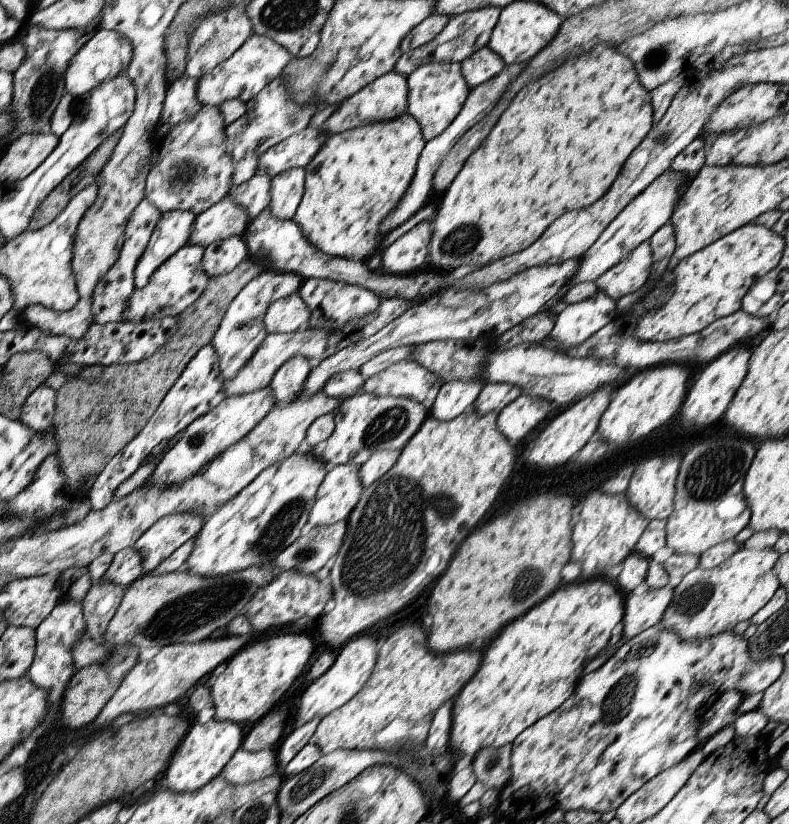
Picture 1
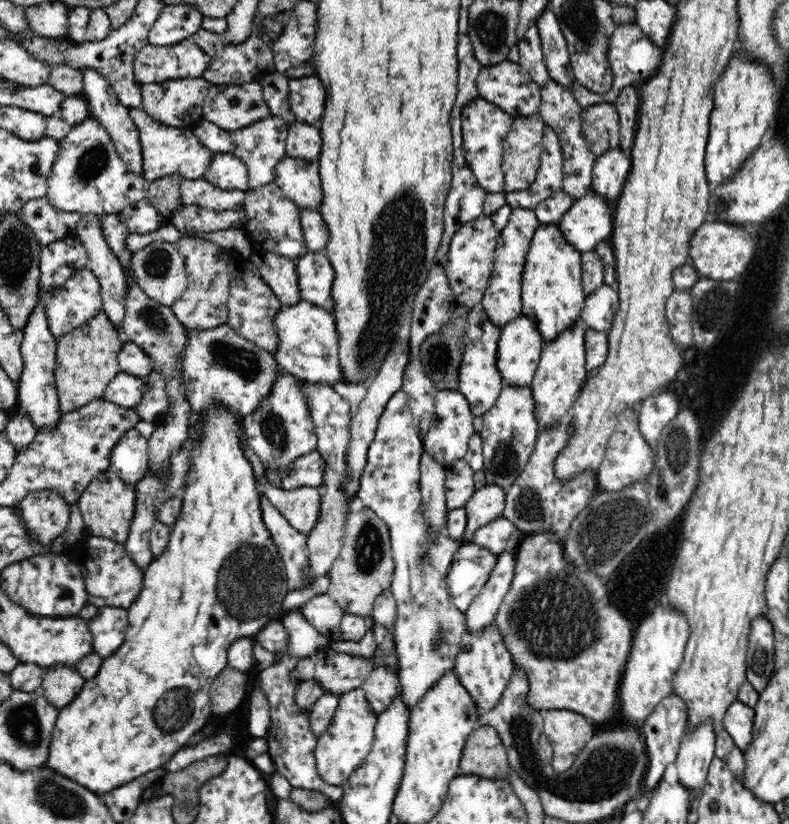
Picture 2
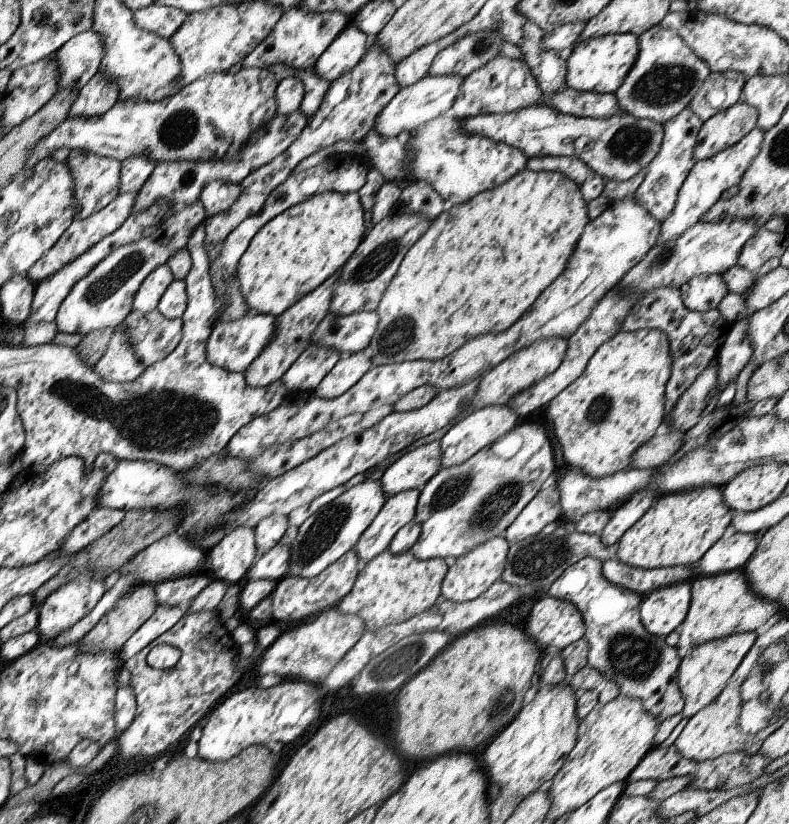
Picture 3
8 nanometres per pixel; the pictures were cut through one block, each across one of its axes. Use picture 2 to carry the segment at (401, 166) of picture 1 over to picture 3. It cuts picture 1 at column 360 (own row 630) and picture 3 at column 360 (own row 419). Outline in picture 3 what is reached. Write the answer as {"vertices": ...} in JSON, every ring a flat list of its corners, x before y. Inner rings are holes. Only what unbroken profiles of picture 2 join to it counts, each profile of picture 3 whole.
{"vertices":[[358,193,315,194,267,222,240,257,237,278,251,311,281,316,334,276,366,235,365,210]]}

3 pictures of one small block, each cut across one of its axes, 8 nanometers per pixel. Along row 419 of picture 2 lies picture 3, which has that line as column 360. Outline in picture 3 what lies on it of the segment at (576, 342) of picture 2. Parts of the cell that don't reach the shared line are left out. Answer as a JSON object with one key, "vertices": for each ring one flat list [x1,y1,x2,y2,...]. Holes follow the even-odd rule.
{"vertices":[[406,490,386,499,378,516,364,530,353,548,358,556,358,570,362,570,370,560,388,549,396,532,408,522,412,522,416,516,419,491]]}

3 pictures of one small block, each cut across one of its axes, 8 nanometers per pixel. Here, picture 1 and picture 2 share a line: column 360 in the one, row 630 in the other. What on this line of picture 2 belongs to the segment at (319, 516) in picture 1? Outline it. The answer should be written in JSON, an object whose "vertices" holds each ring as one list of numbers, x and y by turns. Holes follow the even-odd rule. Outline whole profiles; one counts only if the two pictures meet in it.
{"vertices":[[493,623,488,624,486,628,482,628,482,630,478,630,478,632,472,632,470,634,469,632,465,631,462,635,461,640,461,651,458,653,458,656,455,658,455,673,458,680,461,680,461,683,467,688,468,694,471,696,471,699,473,700,473,703,476,707,478,707,478,712,486,712,490,711,492,708,496,707,496,703,500,700,500,697,502,696,502,693,506,690,508,682,510,682,510,678,512,678,512,674,515,670,515,664,513,663,511,654,508,652,508,649,504,646,502,637,500,636,500,633,497,631,497,628,493,625]]}

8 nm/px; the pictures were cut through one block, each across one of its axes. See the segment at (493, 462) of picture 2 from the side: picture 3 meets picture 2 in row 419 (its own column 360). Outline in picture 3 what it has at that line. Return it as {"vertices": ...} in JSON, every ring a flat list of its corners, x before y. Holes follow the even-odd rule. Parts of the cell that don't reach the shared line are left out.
{"vertices":[[370,478,346,490,344,494,319,508,310,518,306,518,299,526,296,538,291,542,288,575,316,578,327,566,342,558,343,554,356,546,364,530,382,510,386,499,381,482]]}

